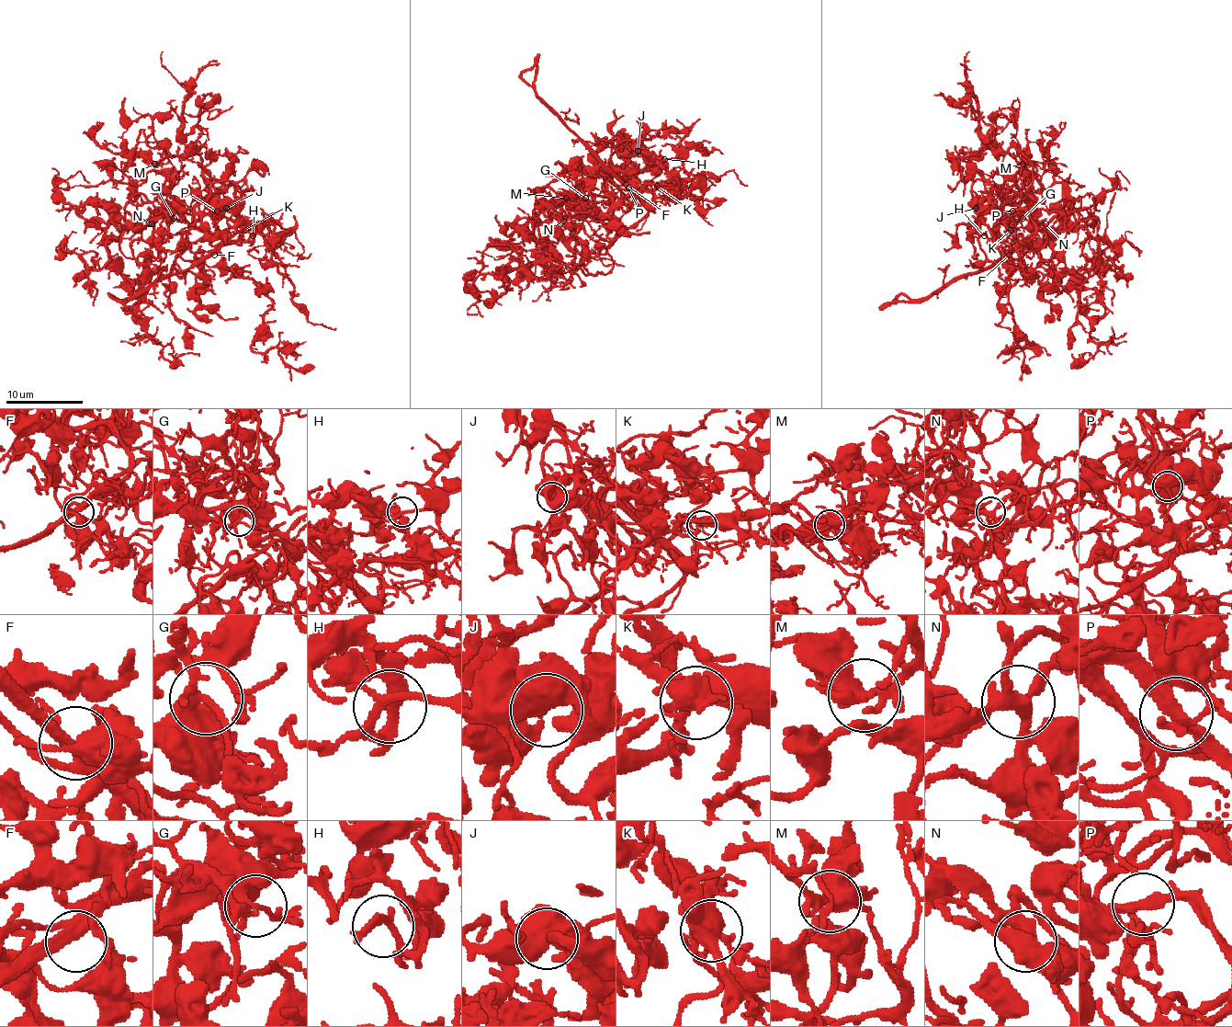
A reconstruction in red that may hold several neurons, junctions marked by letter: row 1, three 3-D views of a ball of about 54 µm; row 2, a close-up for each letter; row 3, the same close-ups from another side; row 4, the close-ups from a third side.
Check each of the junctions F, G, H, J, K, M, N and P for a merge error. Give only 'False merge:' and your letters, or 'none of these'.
False merge: none of these

